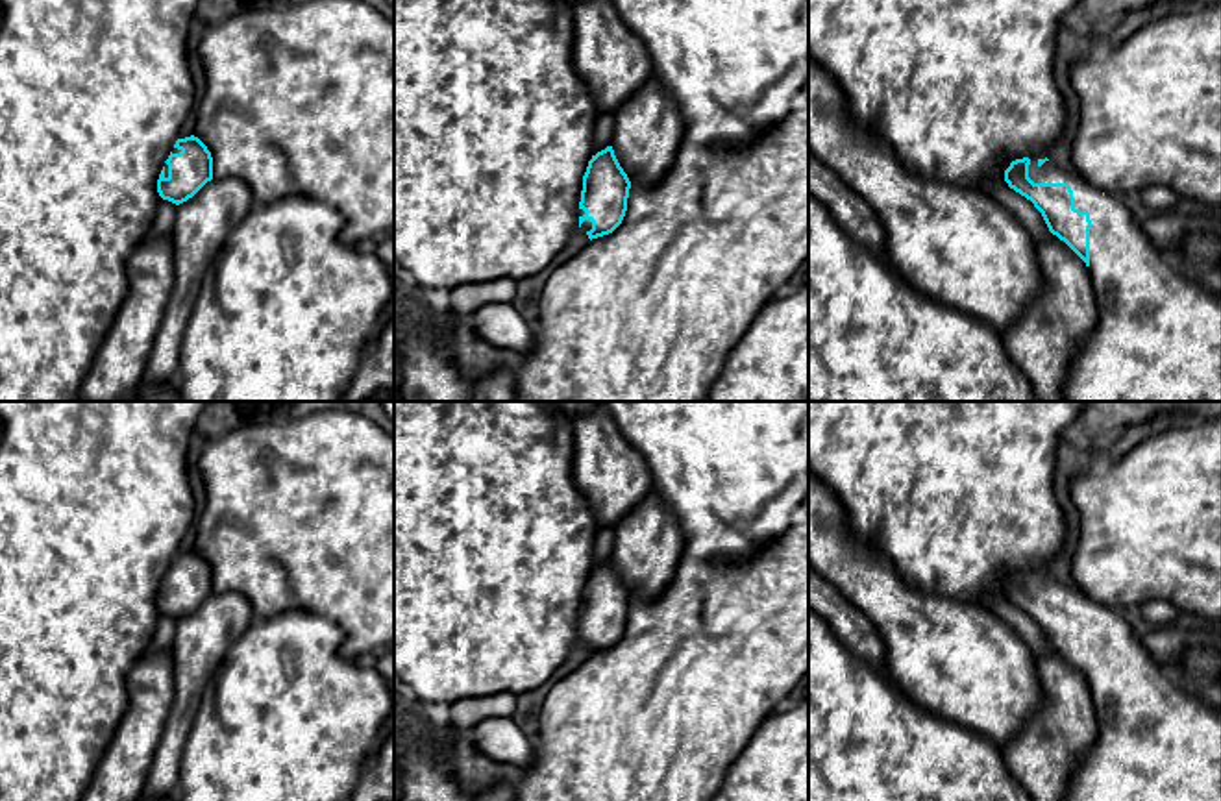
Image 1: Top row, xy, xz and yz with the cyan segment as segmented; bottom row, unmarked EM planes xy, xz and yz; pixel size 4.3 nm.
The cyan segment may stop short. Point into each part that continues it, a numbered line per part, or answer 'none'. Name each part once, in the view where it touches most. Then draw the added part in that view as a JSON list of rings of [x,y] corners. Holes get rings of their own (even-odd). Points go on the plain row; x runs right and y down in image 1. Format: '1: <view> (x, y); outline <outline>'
1: yz (1155, 740); outline [[[1030,573],[1034,598],[1067,598],[1075,623],[1088,625],[1090,696],[1097,742],[1082,757],[1064,801],[1221,801],[1221,710],[1178,684],[1134,636],[1123,612],[1103,609],[1079,588]]]

